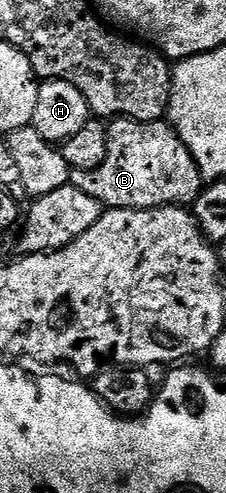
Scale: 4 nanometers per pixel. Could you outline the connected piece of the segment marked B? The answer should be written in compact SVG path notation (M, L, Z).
M116 118L108 124L108 157L102 166L85 172L73 171L70 184L96 198L105 209L109 208L174 208L195 205L196 199L206 187L199 166L190 150L182 142L172 125L164 120L142 122L131 118Z

